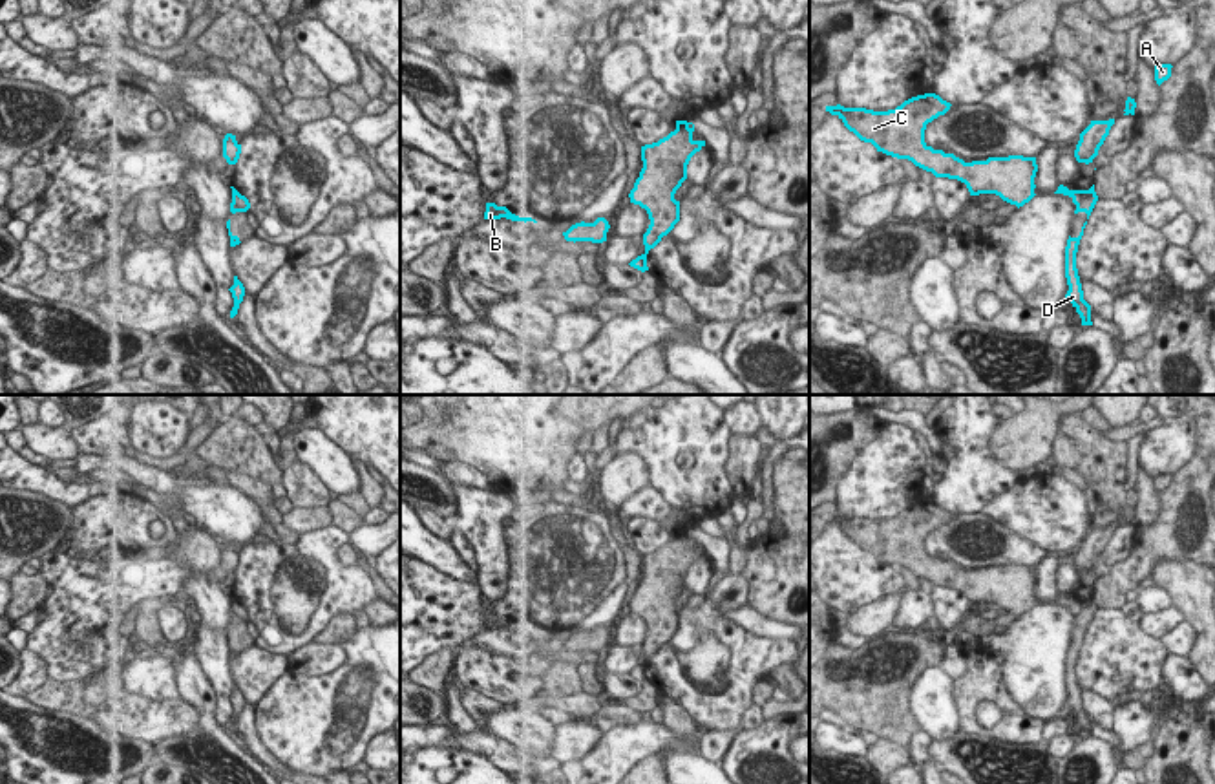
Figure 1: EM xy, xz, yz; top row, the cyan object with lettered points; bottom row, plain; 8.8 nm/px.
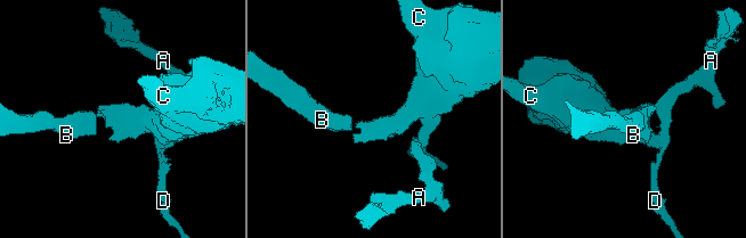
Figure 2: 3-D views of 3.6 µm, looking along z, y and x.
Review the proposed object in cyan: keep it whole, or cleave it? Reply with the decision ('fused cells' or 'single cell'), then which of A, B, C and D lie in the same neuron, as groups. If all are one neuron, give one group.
fused cells; groups A D / B C

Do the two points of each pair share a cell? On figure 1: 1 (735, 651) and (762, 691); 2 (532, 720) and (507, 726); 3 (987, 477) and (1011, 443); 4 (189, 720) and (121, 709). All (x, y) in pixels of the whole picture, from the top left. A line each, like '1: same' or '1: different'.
1: different
2: same
3: different
4: same

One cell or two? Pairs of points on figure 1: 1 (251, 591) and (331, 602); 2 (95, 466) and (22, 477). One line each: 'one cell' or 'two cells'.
1: one cell
2: two cells

